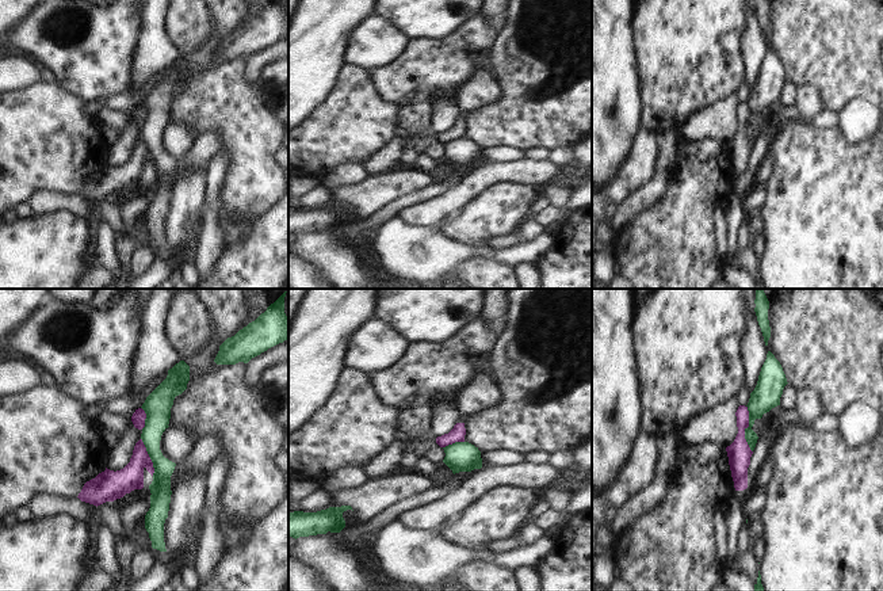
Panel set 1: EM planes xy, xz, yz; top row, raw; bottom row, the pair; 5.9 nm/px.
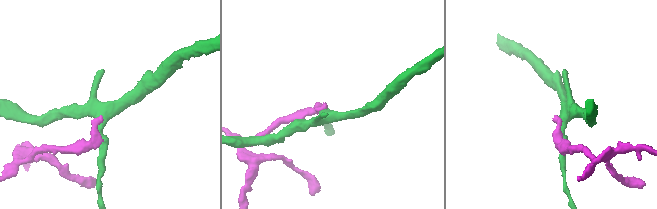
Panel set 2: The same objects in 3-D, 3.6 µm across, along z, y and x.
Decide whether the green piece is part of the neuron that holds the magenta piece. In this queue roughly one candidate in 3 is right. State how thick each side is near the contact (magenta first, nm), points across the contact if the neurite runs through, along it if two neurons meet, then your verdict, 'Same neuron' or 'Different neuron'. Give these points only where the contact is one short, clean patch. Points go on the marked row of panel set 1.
Thickness 140 nm (magenta) against 160 nm. Boundary: yz (746, 405), (748, 427), (745, 430), (745, 441), (752, 452). Different neuron

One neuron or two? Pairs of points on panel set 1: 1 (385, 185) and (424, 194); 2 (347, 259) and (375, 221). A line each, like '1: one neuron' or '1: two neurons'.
1: two neurons
2: two neurons

